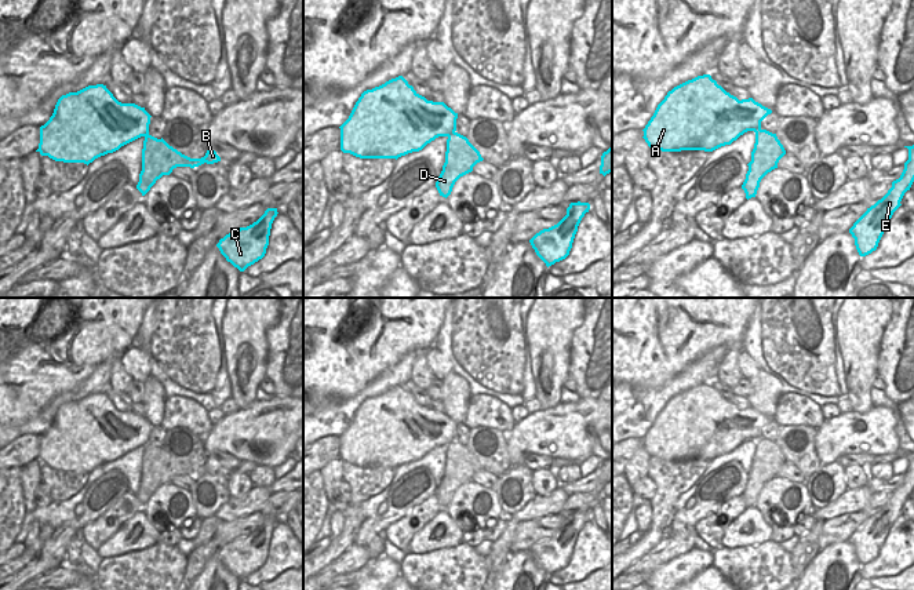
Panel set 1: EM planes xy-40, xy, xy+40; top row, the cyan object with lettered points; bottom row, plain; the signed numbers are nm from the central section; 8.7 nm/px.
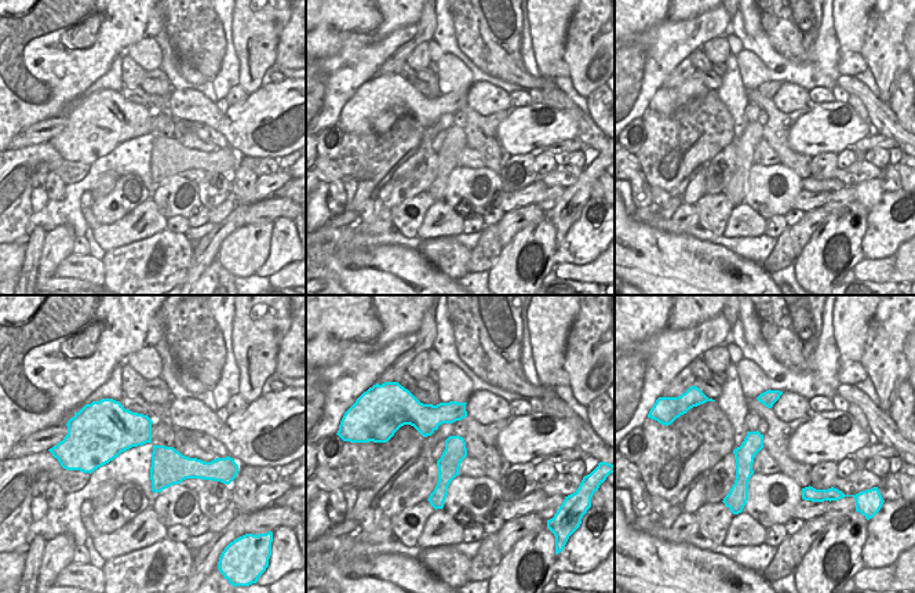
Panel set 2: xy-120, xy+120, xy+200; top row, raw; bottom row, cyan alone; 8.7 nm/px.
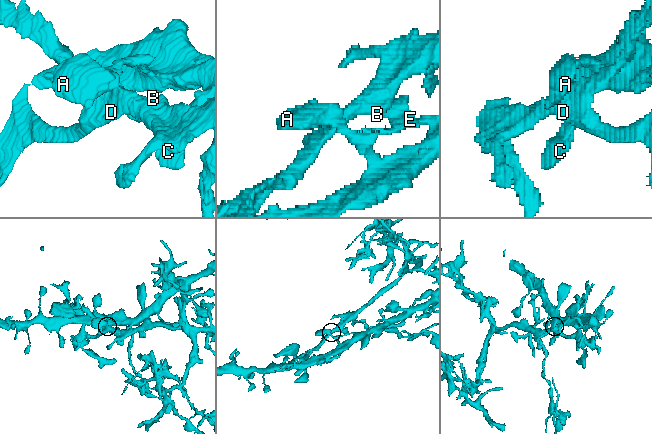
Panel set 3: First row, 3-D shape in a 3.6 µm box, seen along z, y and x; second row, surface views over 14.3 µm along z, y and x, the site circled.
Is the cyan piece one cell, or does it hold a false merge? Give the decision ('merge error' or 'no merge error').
merge error

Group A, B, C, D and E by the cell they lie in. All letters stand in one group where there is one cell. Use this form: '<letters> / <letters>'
A C E / B D

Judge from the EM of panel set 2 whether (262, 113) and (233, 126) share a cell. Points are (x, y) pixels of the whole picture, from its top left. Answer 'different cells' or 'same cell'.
same cell

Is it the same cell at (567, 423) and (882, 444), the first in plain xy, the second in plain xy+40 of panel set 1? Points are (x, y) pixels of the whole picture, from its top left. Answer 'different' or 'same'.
same

